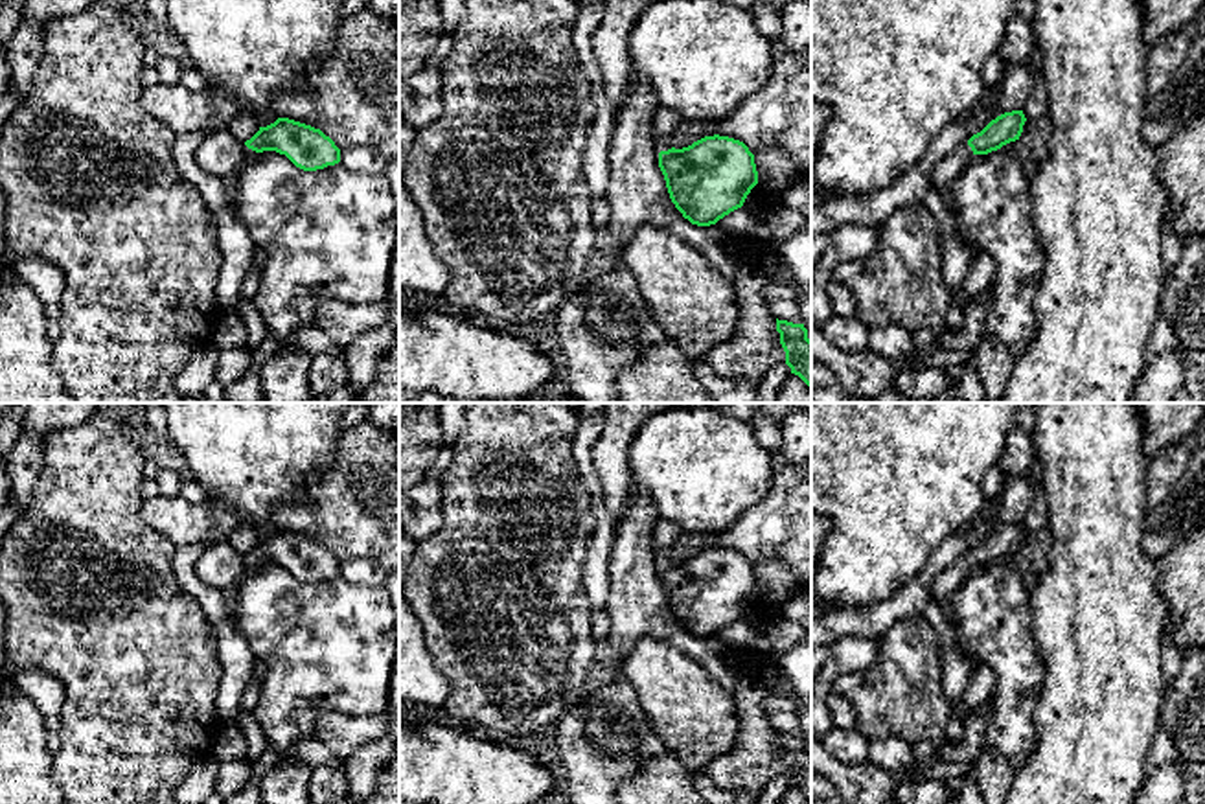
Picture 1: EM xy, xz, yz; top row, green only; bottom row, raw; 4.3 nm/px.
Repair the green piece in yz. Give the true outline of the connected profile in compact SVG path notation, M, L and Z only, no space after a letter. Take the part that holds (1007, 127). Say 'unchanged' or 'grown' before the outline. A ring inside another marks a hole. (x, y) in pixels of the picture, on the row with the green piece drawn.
grown | M1023 110L1004 112L992 120L981 132L938 162L931 178L933 188L949 191L975 155L988 155L1019 140L1025 121Z

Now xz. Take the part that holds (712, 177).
grown | M670 134L655 144L670 199L692 224L716 224L758 184L754 155L740 140L714 134L675 149Z

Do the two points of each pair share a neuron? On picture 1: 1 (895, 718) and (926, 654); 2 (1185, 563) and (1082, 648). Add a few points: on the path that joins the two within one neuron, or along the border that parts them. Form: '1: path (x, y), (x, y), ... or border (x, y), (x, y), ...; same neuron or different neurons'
1: path (895, 701), (904, 689), (909, 670); same neuron
2: border (1158, 563), (1158, 591), (1165, 600), (1167, 622); different neurons

